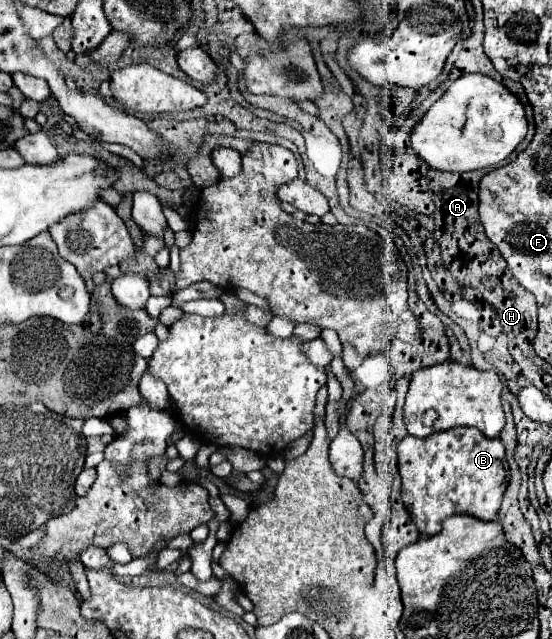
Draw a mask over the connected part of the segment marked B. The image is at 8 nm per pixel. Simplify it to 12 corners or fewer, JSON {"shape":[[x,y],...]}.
{"shape":[[476,427],[398,443],[422,539],[450,515],[494,521],[504,445]]}

